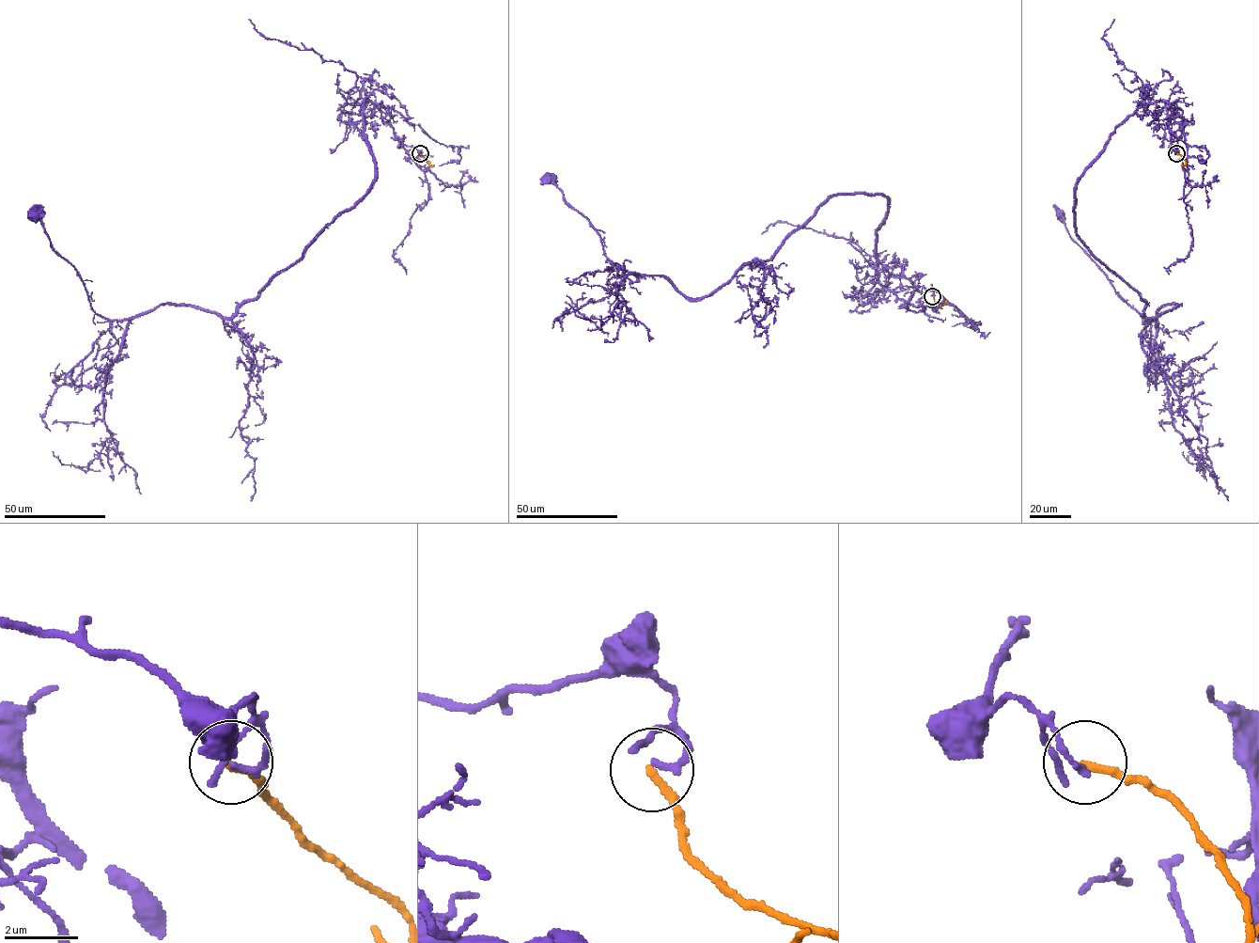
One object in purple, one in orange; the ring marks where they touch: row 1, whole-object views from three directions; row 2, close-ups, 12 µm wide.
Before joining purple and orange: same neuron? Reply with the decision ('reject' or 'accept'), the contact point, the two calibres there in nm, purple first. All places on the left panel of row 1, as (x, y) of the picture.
reject; place (420, 153); calibres 180 and 200 nm

